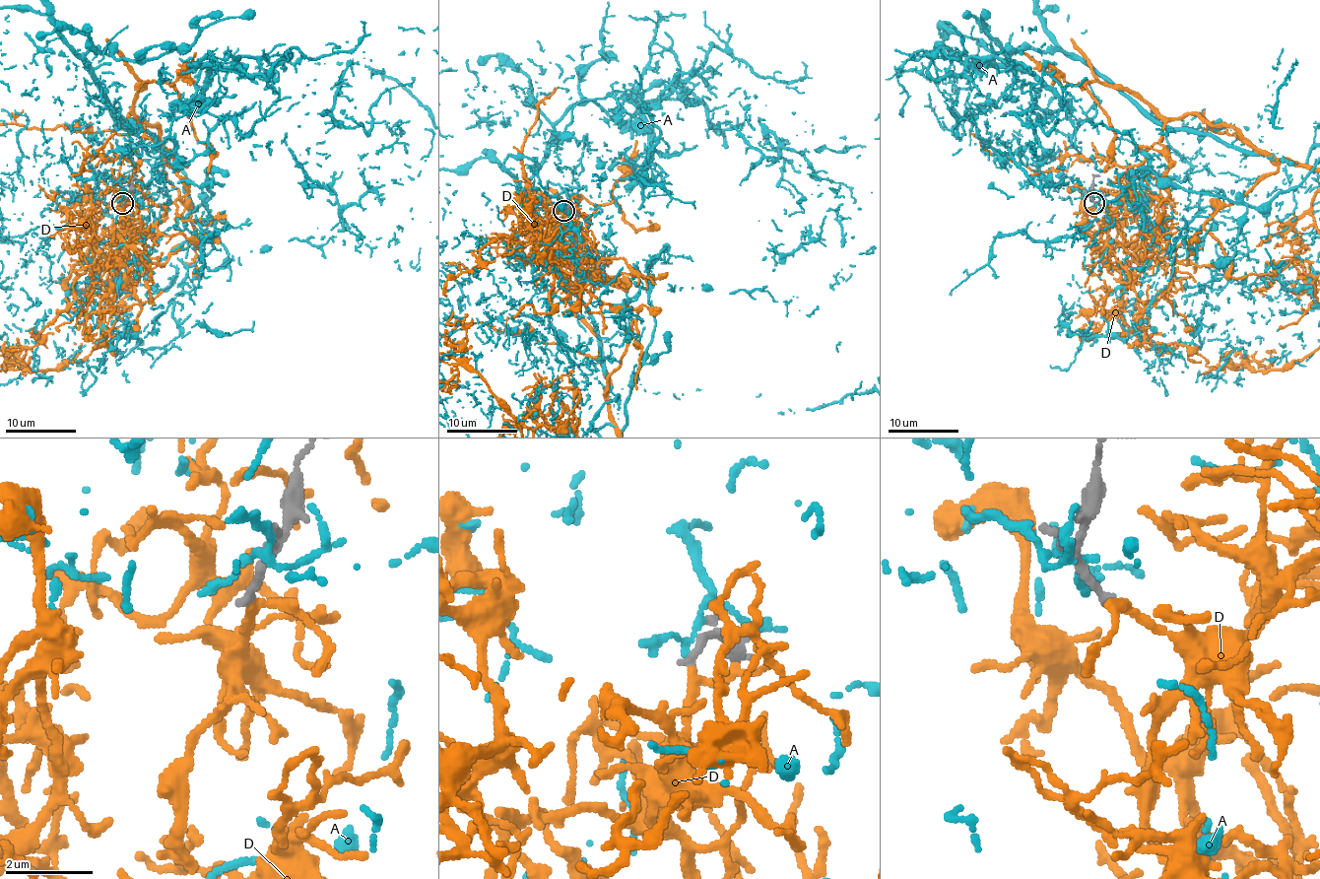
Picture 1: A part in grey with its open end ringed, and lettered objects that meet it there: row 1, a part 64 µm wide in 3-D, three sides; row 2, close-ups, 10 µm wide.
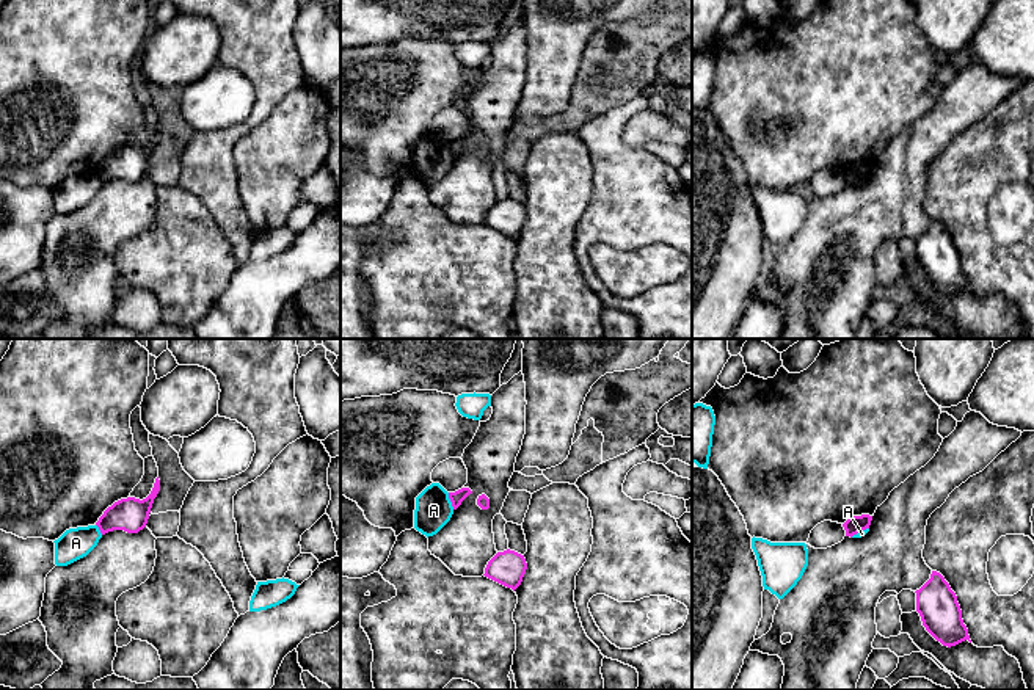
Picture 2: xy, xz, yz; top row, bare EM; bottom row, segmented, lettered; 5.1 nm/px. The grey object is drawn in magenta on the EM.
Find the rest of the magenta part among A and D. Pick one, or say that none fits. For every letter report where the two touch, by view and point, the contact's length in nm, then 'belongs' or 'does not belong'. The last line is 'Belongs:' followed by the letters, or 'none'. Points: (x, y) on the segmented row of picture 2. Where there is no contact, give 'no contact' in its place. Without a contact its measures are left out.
A: contact xz (451, 501); length 90 nm; does not belong
D: no contact; does not belong
Belongs: none

